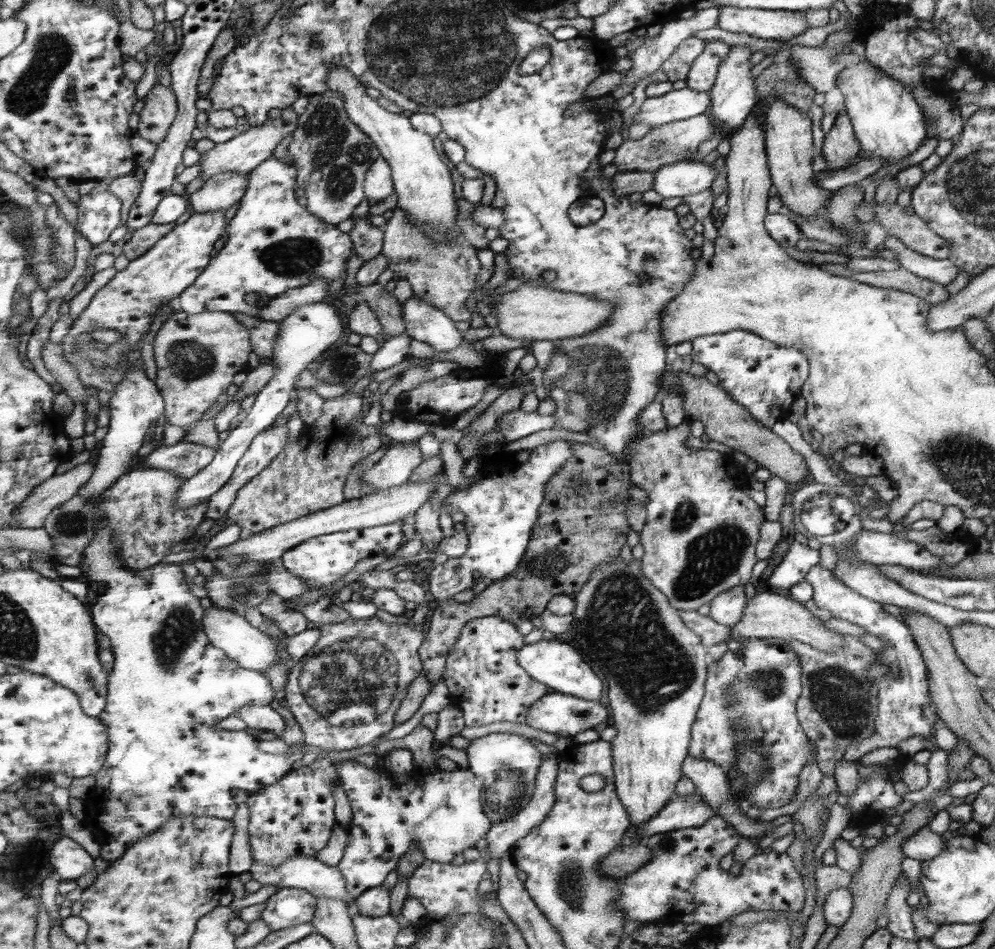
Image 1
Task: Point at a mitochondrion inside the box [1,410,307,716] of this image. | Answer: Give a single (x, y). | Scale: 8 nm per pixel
(171, 643)

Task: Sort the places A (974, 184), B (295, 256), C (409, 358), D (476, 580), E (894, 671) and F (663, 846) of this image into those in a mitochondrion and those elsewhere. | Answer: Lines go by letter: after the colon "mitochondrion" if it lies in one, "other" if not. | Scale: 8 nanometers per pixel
A: mitochondrion
B: mitochondrion
C: other
D: other
E: mitochondrion
F: mitochondrion

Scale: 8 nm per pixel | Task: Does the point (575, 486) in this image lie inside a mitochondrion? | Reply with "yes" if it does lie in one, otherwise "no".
yes

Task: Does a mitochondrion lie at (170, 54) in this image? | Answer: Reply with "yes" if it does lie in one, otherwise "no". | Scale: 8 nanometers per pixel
no

